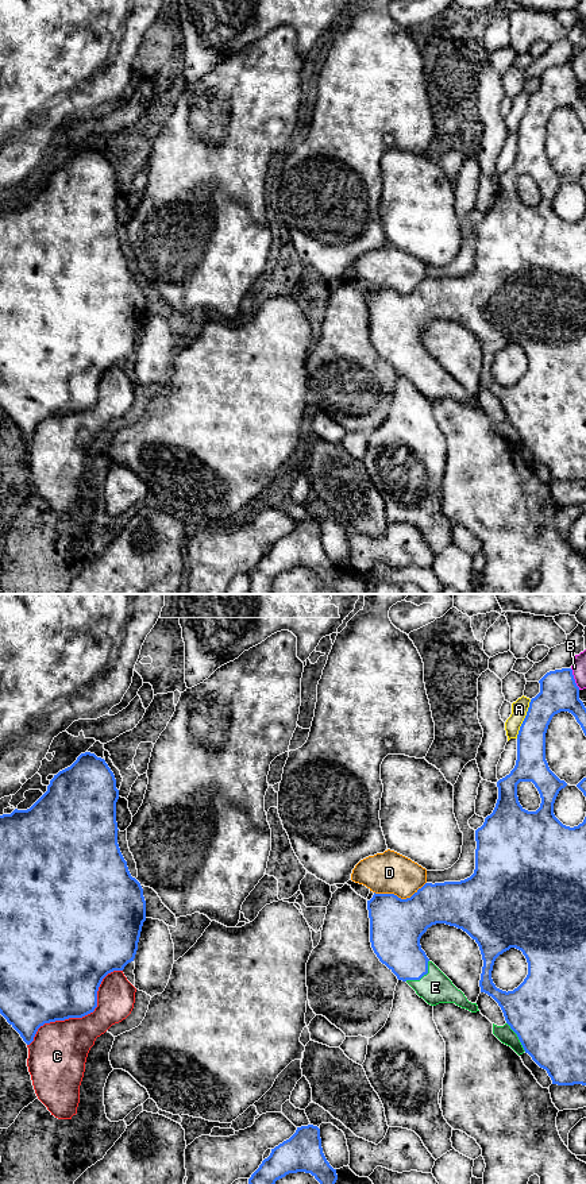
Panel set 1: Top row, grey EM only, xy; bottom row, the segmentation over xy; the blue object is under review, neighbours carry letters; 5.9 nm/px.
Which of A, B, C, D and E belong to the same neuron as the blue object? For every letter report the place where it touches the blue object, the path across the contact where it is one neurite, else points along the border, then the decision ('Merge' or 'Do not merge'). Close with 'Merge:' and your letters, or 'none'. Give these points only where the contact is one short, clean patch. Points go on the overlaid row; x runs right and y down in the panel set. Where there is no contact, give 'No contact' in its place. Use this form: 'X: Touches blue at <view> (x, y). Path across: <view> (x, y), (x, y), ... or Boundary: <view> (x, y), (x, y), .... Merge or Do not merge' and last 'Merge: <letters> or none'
A: Touches blue at xy (524, 718). Do not merge
B: Touches blue at xy (574, 679). Do not merge
C: Touches blue at xy (83, 1015). Do not merge
D: Touches blue at xy (400, 898). Do not merge
E: Touches blue at xy (421, 976). Merge
Merge: E

